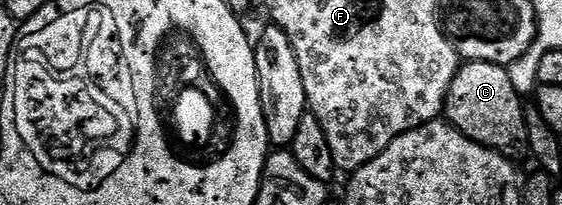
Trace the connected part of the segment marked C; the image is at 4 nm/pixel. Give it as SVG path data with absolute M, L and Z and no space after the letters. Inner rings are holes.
M464 61L447 93L446 121L467 138L519 160L528 153L524 99L513 88L506 69L488 62Z

